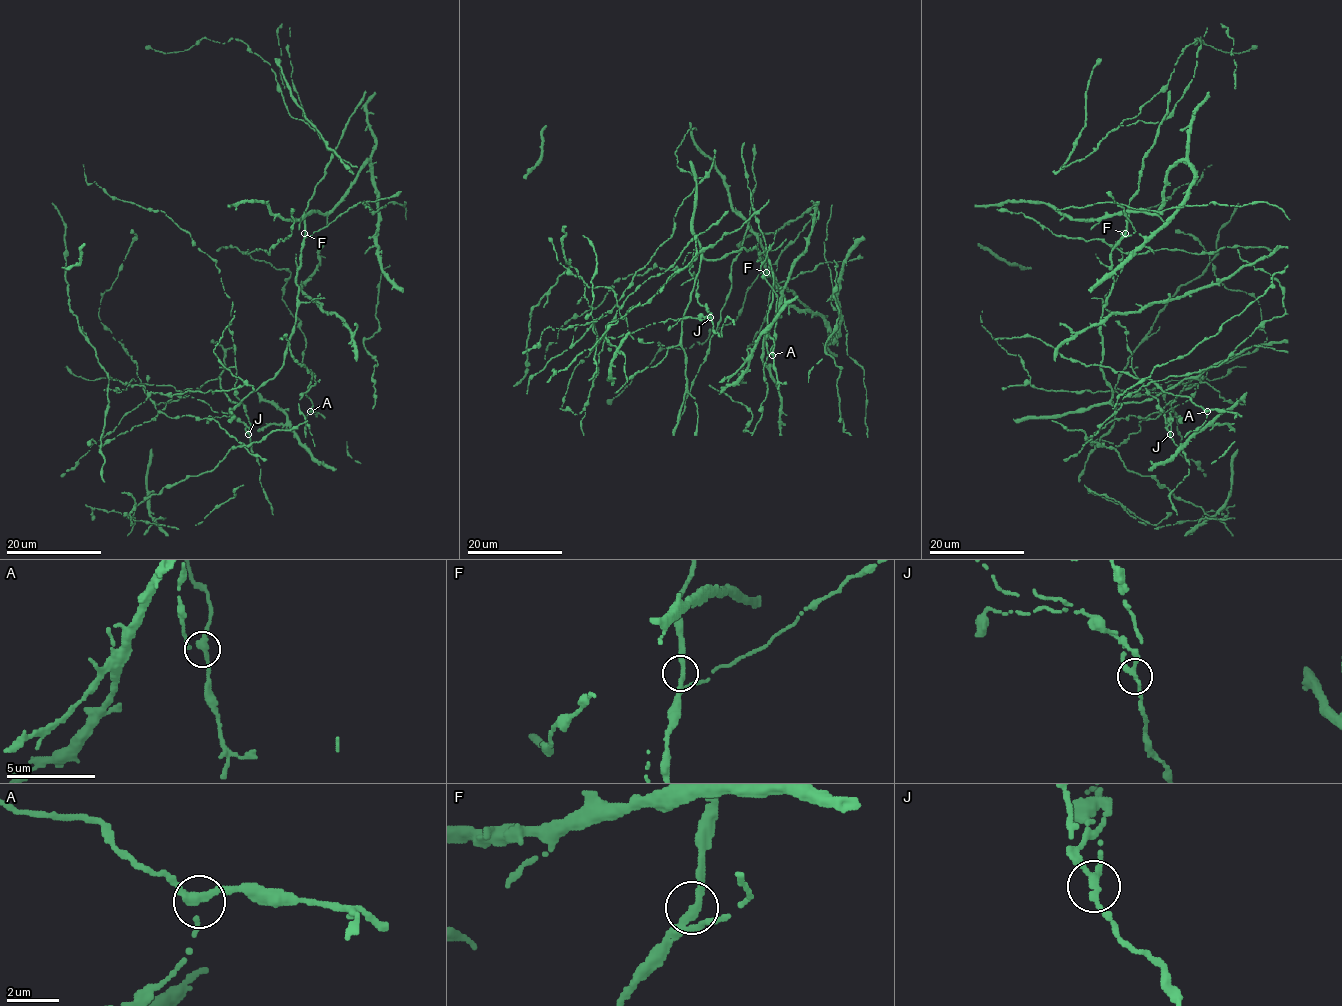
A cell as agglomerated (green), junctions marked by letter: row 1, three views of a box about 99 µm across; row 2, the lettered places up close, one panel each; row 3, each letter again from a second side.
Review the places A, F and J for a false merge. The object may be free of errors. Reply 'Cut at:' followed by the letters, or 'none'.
Cut at: J

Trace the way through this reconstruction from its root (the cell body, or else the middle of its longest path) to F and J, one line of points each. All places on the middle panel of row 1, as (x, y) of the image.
F: (795, 277), (777, 283), (766, 272)
J: (795, 277), (777, 283), (755, 247), (702, 258), (691, 295), (710, 317)

